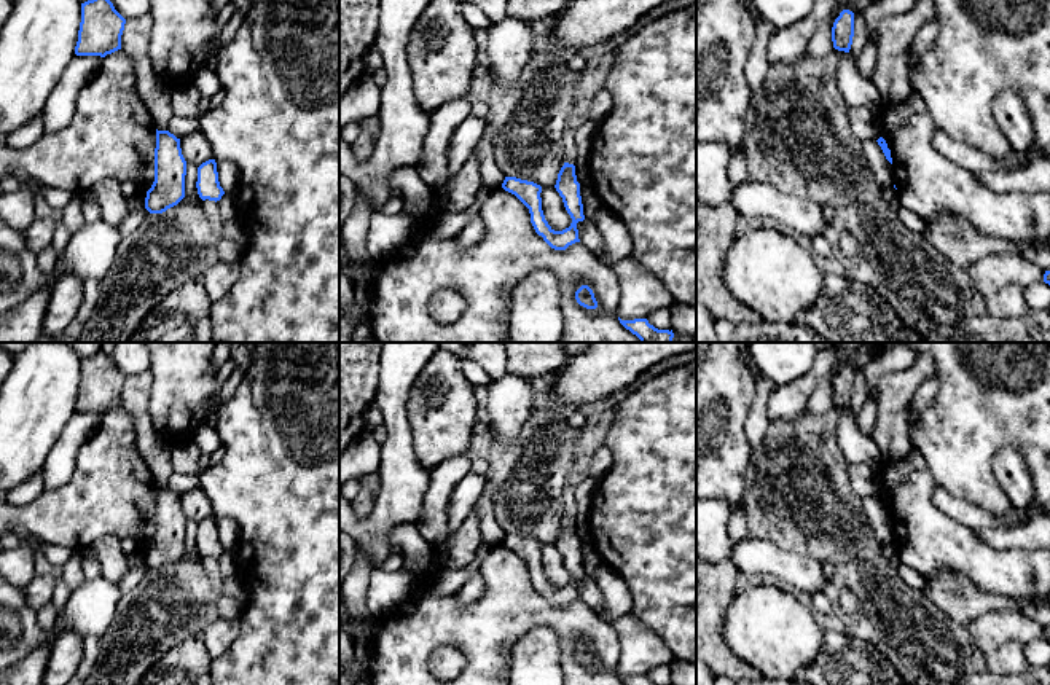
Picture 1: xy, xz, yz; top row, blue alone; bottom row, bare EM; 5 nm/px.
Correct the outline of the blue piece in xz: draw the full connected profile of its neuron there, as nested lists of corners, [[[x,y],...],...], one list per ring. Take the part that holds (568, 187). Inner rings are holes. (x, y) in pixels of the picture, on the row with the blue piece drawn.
[[[564,162],[558,174],[556,191],[562,198],[564,207],[572,218],[569,228],[554,231],[545,220],[542,210],[542,186],[516,177],[505,177],[502,188],[515,194],[531,213],[531,223],[539,236],[554,250],[566,250],[569,245],[580,242],[577,223],[585,220],[580,196],[580,183],[577,182],[575,166]]]

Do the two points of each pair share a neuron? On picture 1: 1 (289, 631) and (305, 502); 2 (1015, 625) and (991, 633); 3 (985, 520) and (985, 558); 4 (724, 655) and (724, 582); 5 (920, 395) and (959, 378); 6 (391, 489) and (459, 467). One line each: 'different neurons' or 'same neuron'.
1: same neuron
2: same neuron
3: different neurons
4: same neuron
5: different neurons
6: different neurons

